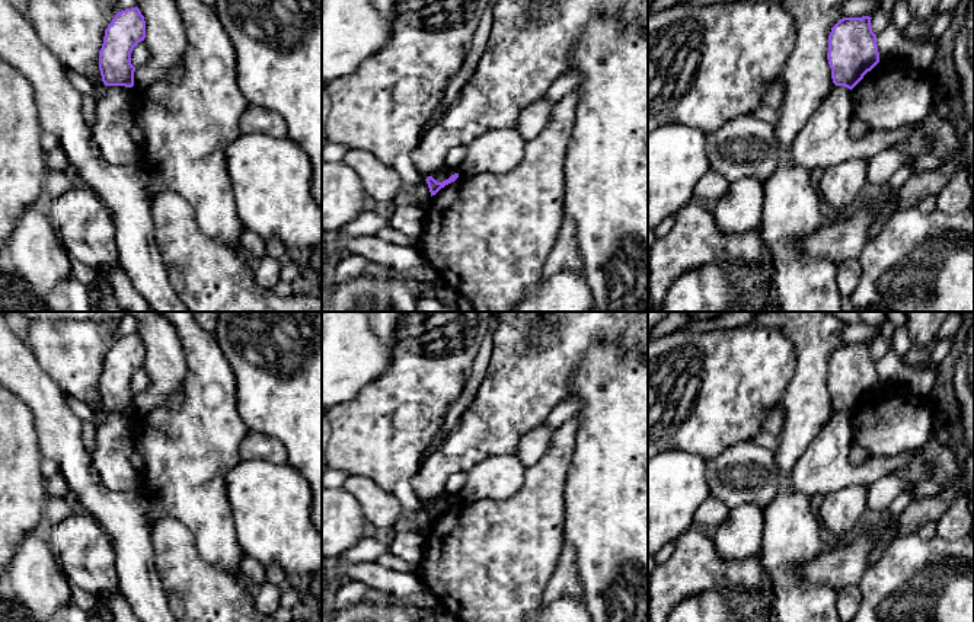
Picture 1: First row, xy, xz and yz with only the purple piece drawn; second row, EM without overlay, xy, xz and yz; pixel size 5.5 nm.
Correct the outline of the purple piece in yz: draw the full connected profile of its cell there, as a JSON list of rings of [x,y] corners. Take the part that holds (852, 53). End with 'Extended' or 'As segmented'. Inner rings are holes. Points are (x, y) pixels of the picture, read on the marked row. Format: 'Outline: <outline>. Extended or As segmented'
Outline: [[[869,16],[843,17],[828,35],[827,60],[836,86],[853,89],[879,63]]]. As segmented

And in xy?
Outline: [[[137,6],[115,15],[105,29],[99,51],[99,70],[105,86],[134,86],[131,52],[144,38],[146,20]]]. As segmented

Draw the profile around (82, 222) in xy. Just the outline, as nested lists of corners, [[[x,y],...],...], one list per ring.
[[[76,182],[63,195],[47,200],[45,208],[60,243],[84,274],[118,262],[111,210],[92,188]]]

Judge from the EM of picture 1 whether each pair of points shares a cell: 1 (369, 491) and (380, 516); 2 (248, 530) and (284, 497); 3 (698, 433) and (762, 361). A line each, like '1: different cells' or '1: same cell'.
1: same cell
2: same cell
3: same cell

